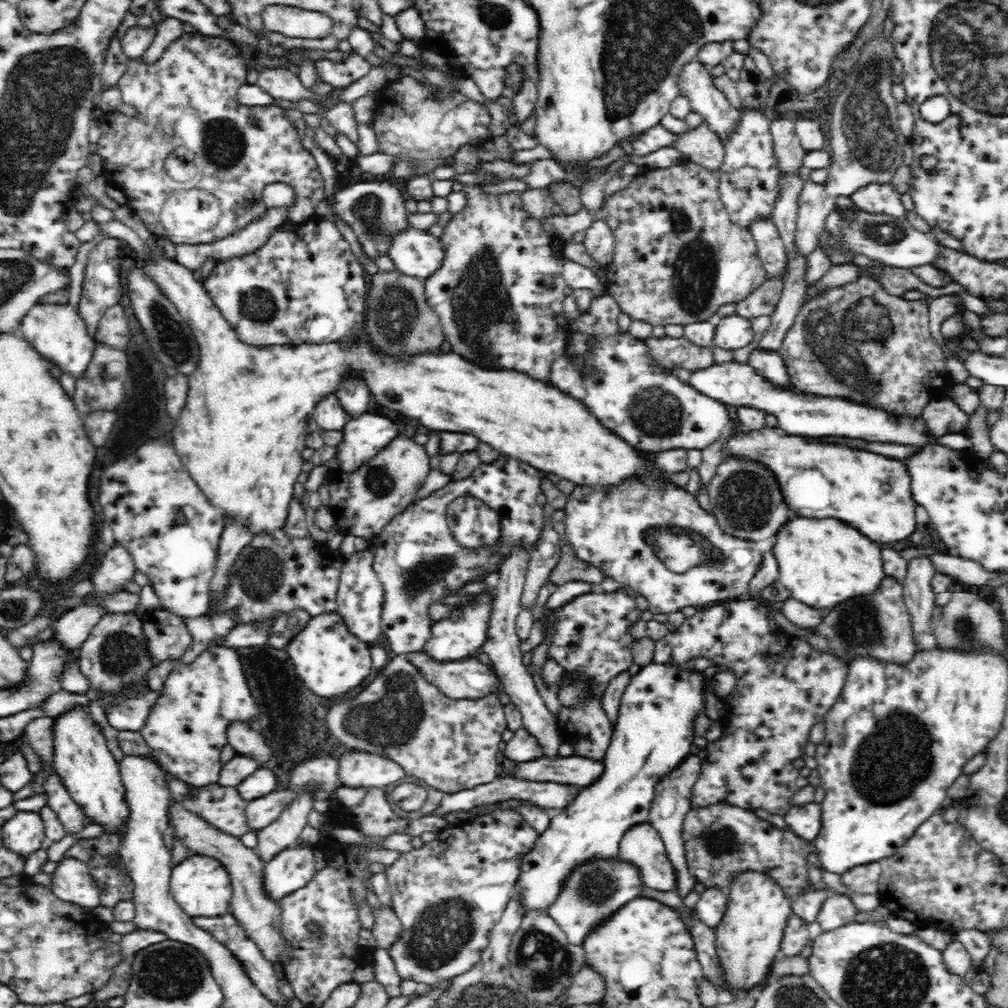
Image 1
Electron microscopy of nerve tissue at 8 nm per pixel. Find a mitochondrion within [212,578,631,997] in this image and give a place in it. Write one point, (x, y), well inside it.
(388, 716)

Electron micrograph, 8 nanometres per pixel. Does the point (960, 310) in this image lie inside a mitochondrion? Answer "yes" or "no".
no

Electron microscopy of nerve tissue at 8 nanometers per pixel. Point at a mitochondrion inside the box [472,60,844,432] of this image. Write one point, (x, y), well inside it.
(697, 276)

